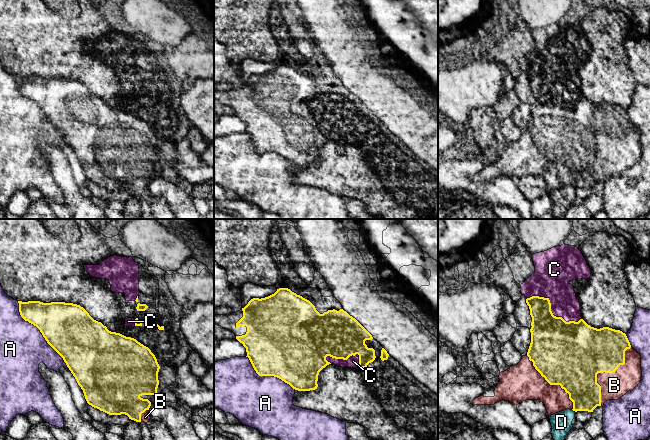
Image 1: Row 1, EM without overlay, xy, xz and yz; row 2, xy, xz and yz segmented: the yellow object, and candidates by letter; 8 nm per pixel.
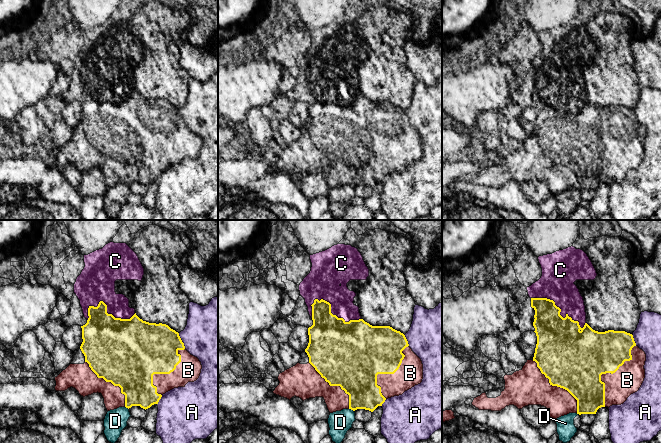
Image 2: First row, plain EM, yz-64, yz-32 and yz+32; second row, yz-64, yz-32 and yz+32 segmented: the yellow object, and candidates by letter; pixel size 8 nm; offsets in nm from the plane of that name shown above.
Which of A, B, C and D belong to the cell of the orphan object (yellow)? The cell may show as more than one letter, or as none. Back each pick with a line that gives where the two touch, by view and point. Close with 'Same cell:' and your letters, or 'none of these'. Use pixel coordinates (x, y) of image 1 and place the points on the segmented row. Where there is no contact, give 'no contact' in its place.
B: yz (604, 371)
Same cell: B

